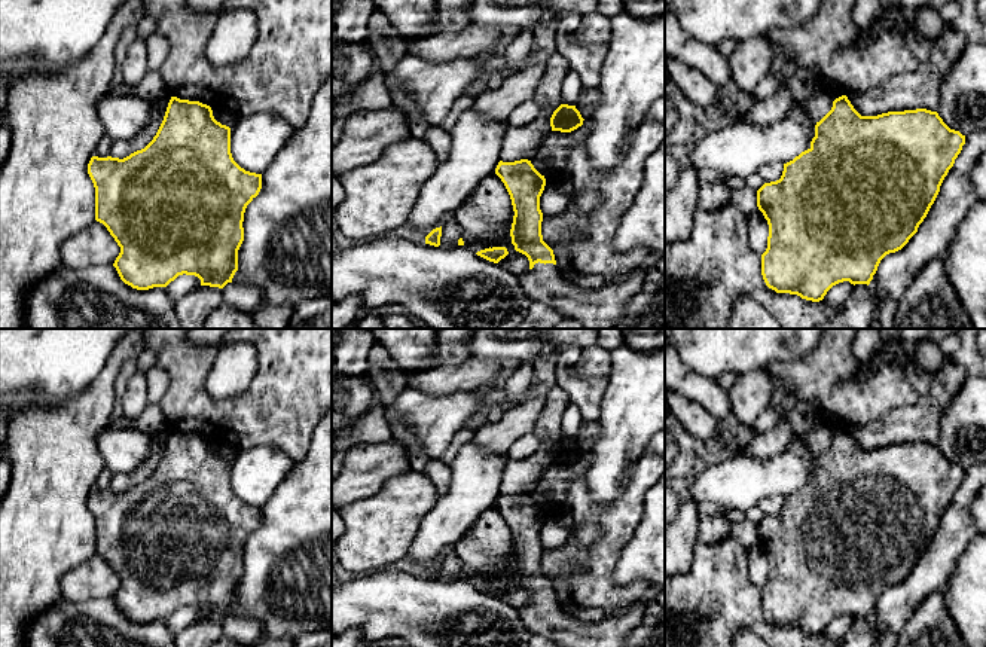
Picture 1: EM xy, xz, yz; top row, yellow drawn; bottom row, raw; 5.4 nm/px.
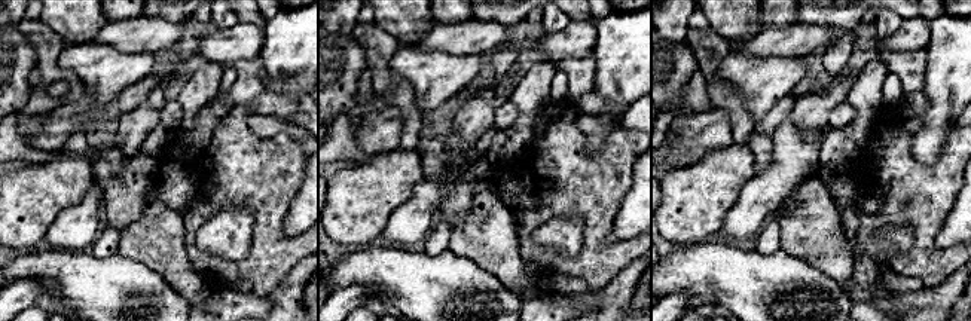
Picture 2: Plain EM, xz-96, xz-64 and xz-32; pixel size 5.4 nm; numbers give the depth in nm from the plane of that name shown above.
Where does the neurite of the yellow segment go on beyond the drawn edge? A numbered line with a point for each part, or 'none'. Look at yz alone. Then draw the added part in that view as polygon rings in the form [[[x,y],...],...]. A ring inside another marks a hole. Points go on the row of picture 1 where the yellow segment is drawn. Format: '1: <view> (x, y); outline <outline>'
none

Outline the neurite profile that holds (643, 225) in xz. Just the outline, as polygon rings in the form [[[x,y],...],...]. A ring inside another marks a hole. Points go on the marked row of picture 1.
[[[665,138],[647,158],[642,184],[622,216],[614,250],[647,248],[665,256]]]

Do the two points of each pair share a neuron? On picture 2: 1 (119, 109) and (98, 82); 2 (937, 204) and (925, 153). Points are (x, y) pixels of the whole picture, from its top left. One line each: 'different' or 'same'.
1: different
2: different

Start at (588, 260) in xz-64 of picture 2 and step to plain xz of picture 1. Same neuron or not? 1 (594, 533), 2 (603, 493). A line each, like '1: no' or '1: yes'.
1: no
2: no

